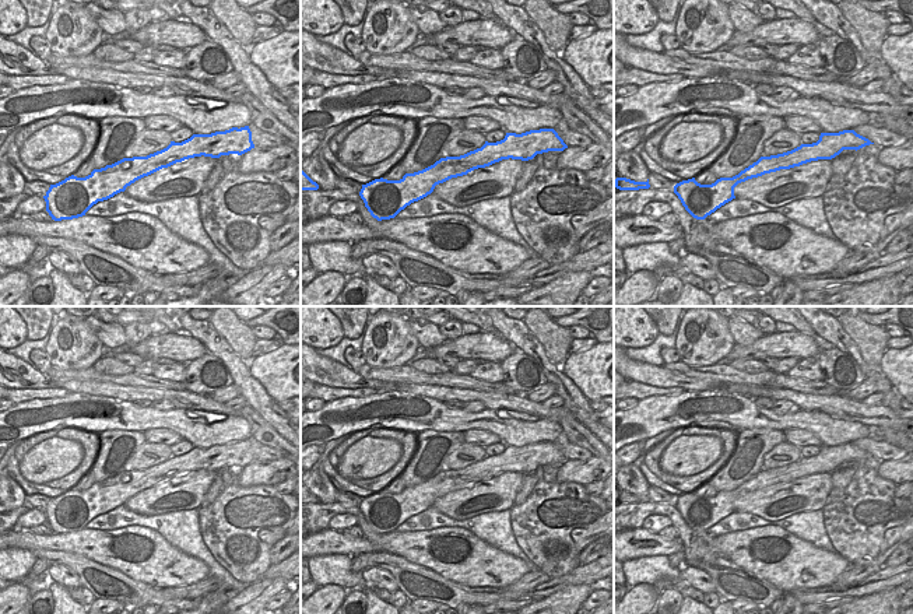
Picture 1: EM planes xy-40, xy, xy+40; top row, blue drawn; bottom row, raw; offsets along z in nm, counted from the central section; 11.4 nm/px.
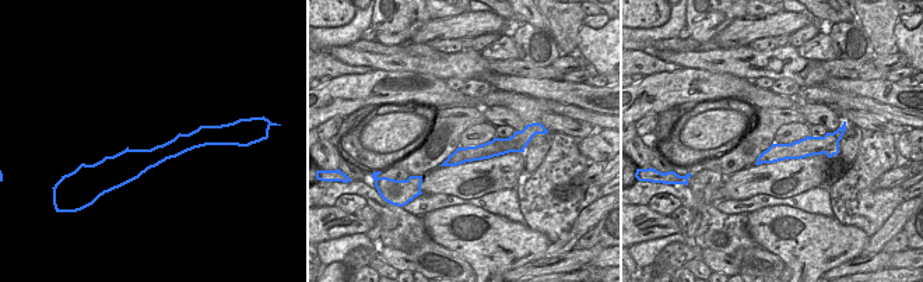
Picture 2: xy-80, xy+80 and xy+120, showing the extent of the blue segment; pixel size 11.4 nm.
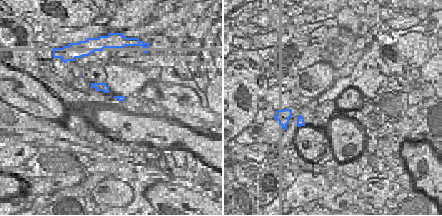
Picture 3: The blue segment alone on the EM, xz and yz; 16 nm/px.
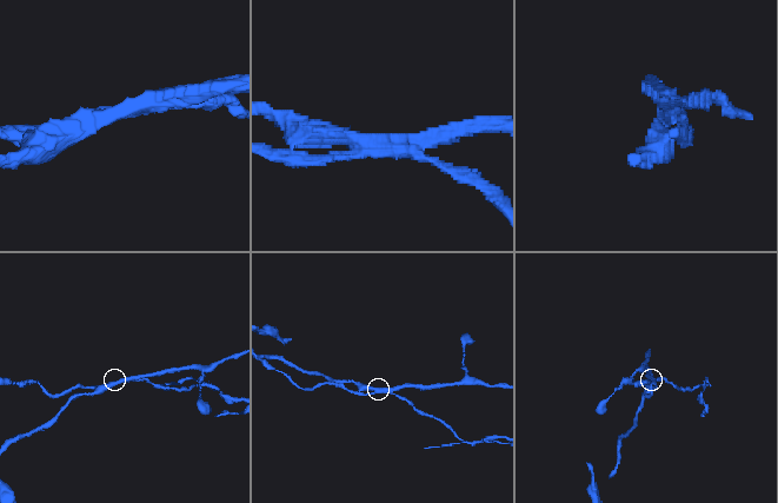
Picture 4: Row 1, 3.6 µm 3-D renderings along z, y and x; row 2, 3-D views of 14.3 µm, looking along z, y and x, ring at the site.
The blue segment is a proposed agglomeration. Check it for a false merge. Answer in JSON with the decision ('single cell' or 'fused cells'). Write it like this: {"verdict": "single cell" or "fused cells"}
{"verdict": "fused cells"}

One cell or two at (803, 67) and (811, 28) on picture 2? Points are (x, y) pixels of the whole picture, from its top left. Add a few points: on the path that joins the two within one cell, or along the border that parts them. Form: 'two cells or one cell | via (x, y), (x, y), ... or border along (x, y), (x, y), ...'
two cells | border along (789, 43), (796, 49)

